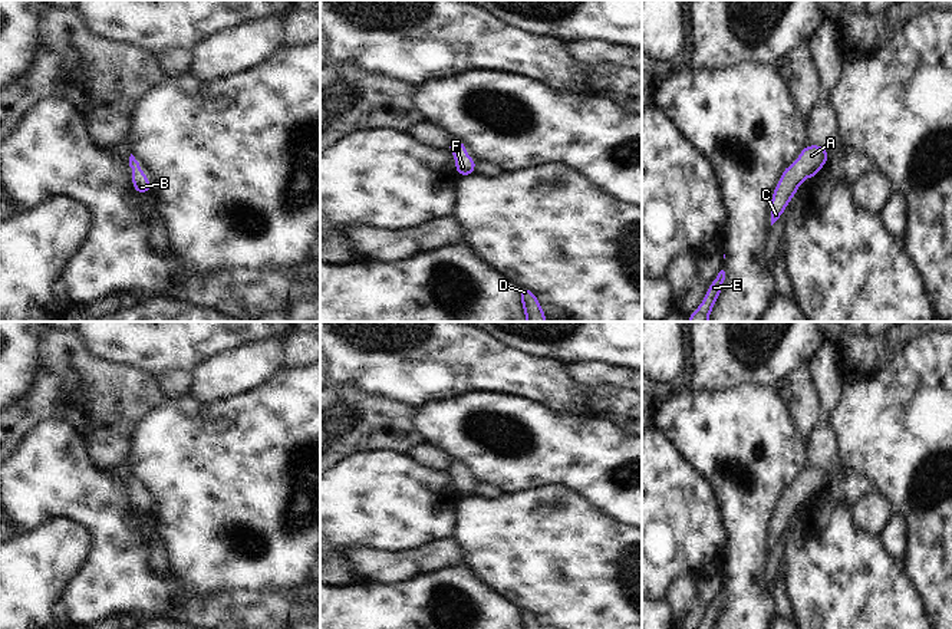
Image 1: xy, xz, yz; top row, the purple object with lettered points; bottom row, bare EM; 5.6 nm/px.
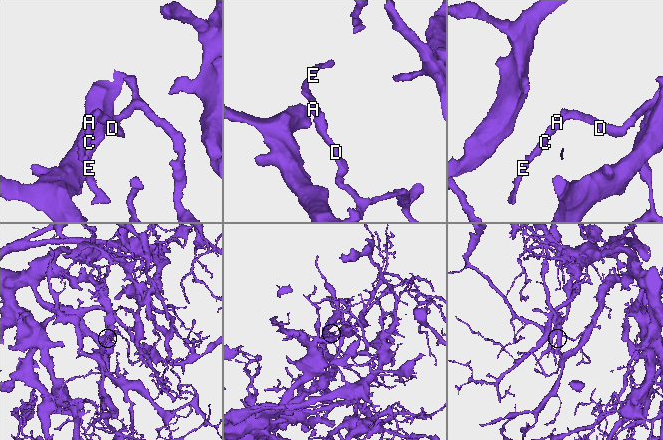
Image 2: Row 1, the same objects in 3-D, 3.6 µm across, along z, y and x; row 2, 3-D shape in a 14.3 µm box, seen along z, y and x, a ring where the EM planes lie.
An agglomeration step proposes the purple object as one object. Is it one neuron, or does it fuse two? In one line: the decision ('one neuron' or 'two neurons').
one neuron

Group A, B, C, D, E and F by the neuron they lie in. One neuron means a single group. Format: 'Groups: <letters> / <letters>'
Groups: A B C D E F

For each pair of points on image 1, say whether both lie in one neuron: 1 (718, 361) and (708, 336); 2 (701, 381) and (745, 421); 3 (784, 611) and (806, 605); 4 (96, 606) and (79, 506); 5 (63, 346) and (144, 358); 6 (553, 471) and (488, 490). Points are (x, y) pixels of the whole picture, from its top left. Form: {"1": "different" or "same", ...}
{"1": "same", "2": "different", "3": "different", "4": "same", "5": "different", "6": "different"}

